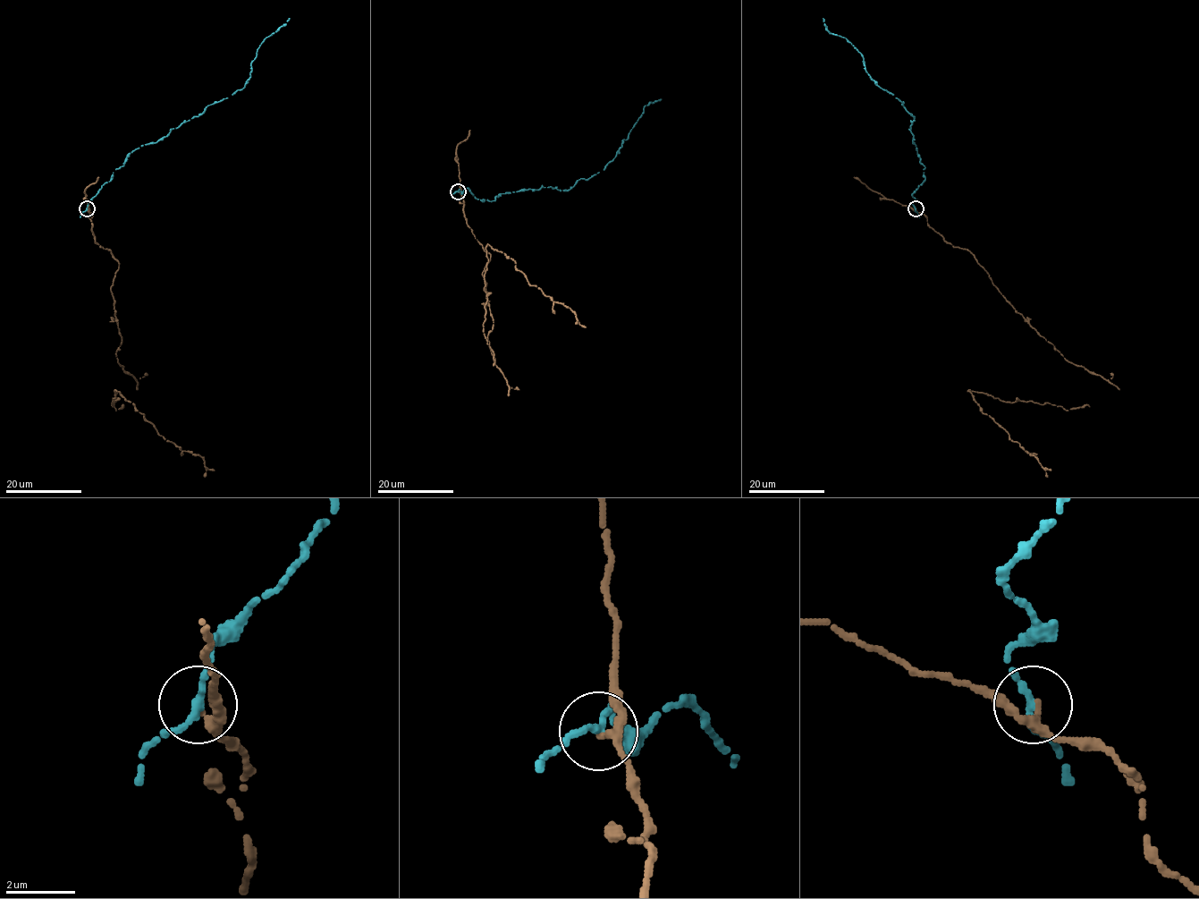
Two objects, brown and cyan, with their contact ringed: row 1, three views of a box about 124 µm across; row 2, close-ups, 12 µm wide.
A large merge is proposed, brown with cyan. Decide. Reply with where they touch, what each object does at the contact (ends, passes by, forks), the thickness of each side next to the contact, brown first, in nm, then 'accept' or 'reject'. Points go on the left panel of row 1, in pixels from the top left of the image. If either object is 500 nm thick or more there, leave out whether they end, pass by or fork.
(87, 208) | brown passes by | cyan passes by | 220/200 nm | reject

